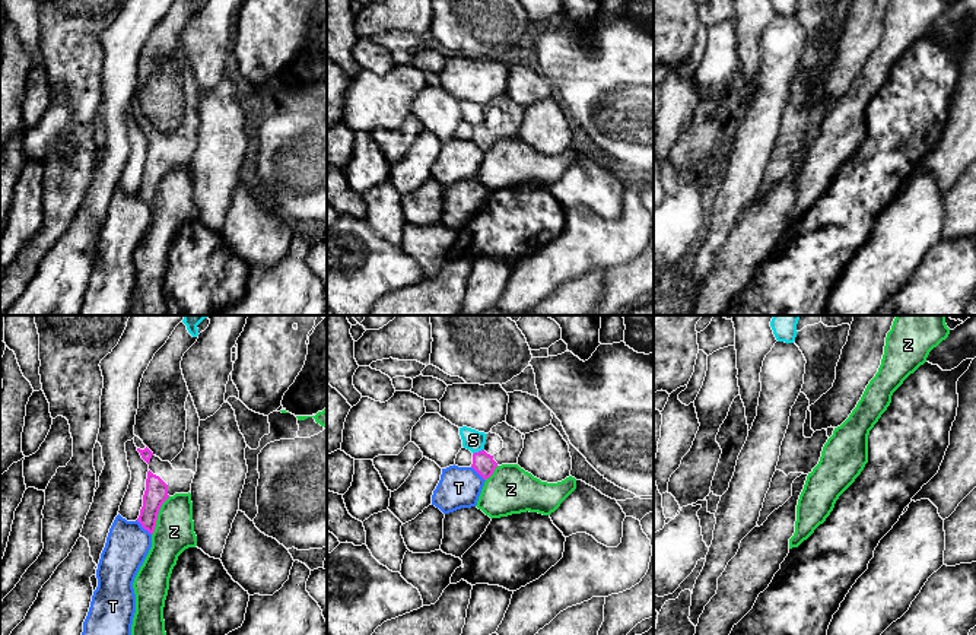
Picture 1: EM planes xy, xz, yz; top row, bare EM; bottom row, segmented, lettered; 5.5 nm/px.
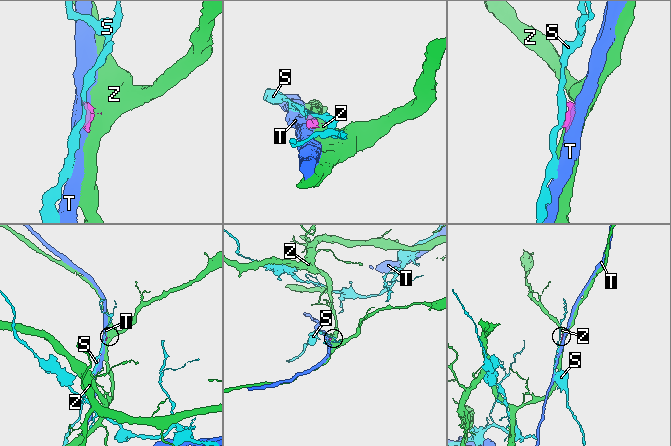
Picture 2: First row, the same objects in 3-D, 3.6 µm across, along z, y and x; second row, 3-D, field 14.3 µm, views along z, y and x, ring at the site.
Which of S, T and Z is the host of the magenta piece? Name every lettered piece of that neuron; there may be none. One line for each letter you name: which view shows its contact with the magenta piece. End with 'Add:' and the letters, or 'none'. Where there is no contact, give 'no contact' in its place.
Add: none

